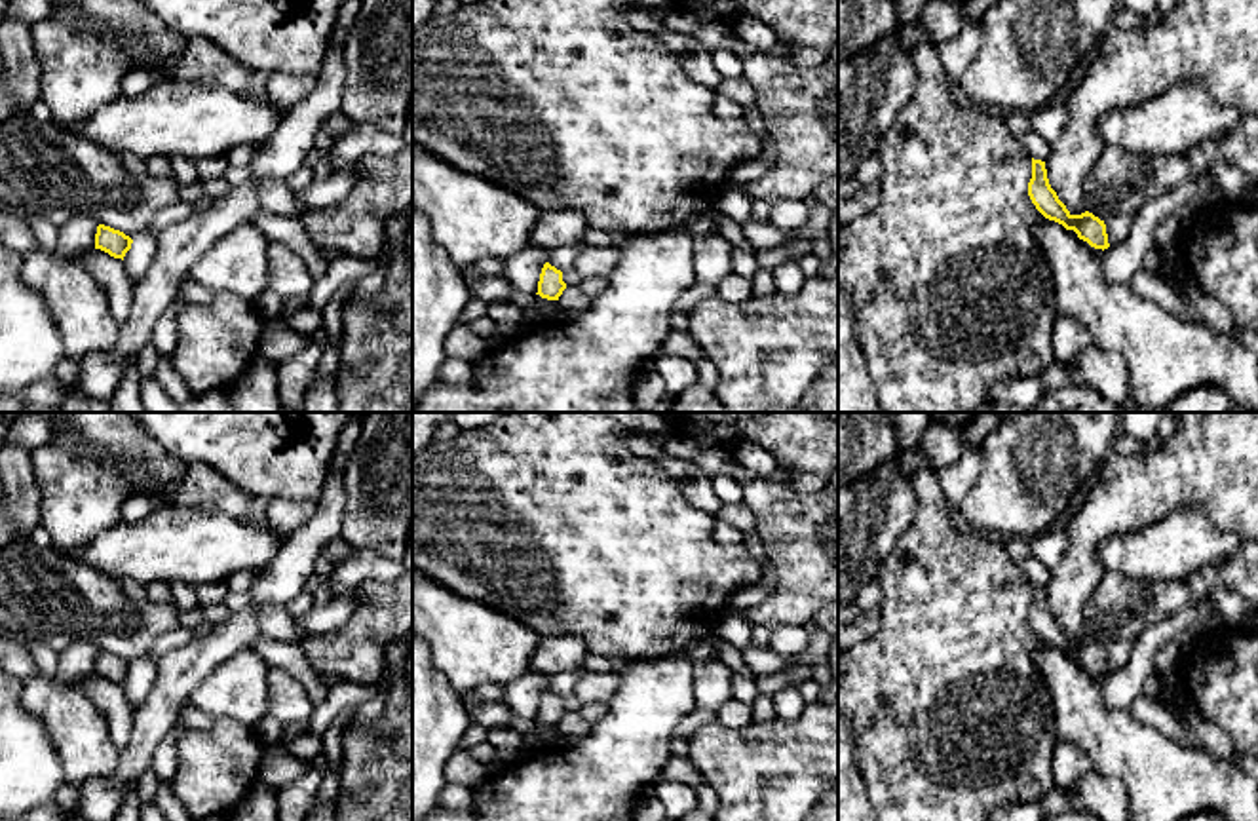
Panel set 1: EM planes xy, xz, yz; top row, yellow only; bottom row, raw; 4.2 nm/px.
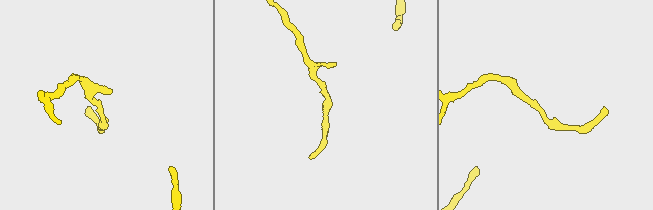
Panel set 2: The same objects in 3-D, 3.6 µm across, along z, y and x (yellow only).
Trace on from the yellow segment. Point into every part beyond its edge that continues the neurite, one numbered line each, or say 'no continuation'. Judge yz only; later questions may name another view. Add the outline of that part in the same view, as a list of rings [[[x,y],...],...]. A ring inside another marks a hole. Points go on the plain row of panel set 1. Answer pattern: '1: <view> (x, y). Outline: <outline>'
no continuation

